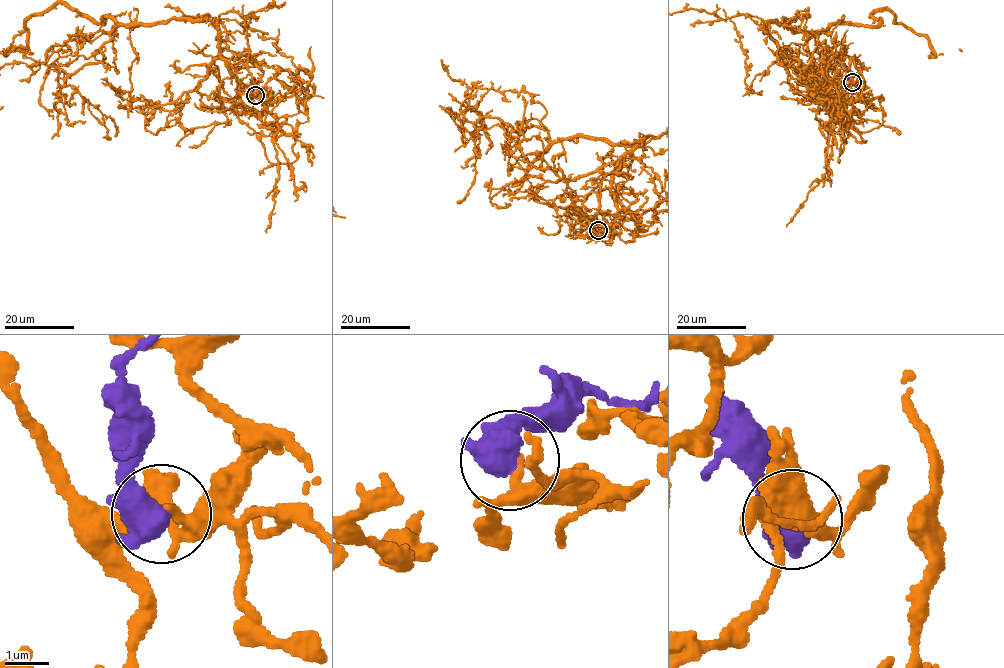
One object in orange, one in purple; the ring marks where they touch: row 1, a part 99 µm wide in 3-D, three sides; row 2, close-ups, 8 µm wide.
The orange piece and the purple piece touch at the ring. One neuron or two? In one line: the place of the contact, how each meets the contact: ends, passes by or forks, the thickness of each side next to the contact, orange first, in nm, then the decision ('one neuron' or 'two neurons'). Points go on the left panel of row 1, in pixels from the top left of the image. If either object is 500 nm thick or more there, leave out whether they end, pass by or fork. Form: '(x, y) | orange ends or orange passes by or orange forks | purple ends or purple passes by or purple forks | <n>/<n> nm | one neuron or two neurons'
(255, 95) | 180/750 nm | two neurons

